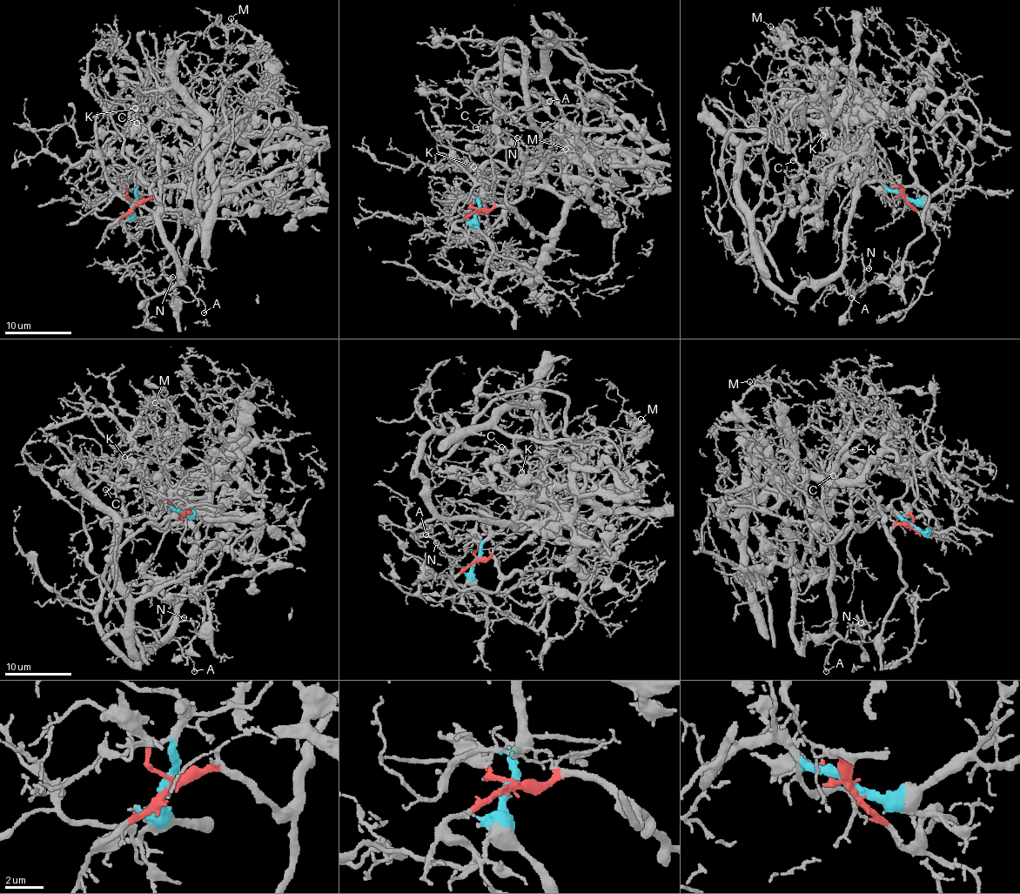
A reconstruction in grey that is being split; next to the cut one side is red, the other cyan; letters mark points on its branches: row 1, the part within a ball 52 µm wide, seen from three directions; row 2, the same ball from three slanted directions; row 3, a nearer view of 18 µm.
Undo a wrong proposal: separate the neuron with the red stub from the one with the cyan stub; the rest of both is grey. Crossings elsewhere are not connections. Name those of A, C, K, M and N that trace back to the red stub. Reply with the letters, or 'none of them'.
K, M

